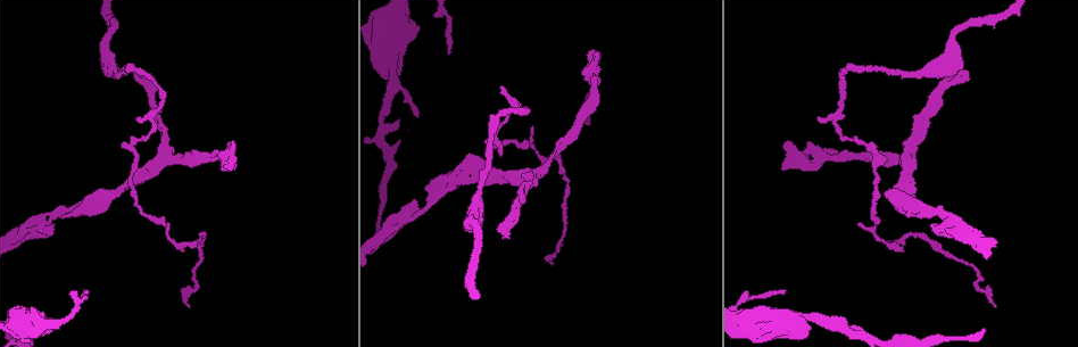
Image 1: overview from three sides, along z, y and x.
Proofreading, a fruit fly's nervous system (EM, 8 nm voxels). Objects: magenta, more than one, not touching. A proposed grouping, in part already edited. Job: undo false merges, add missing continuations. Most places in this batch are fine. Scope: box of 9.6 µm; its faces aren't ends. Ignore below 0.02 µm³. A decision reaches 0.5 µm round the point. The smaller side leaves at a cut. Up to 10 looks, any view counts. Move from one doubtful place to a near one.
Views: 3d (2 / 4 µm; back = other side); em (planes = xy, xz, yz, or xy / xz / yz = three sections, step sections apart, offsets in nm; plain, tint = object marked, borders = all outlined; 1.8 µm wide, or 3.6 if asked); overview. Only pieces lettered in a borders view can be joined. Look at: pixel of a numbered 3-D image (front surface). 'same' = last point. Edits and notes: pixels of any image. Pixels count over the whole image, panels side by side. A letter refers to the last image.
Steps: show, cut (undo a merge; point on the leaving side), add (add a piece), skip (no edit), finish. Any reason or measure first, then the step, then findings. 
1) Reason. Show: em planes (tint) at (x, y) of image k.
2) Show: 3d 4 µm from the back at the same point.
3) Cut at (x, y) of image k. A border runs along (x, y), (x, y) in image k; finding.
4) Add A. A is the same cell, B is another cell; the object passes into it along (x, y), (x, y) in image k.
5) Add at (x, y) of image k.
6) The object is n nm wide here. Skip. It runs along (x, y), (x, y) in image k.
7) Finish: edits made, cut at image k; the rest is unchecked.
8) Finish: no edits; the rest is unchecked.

Branch stops here. Show: em yz step 16 (borders) at (593, 51) of image 1.

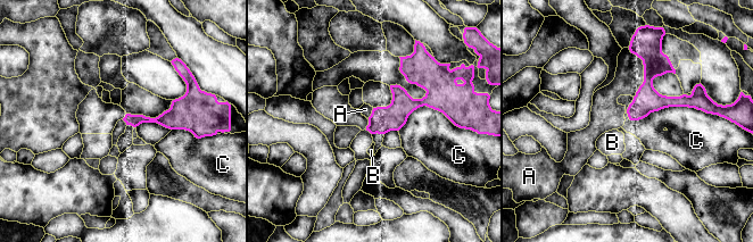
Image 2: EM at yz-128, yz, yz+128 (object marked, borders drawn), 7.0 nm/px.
Add A. A is the same cell, B and C are other cells; it goes on there.

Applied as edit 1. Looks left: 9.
Show: em yz step 16 (borders) at (84, 292) of image 1.

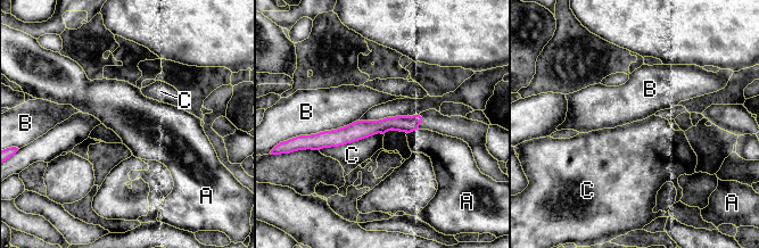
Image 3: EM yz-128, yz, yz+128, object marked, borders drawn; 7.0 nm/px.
Show: em xz step 8 (borders) at the same point.

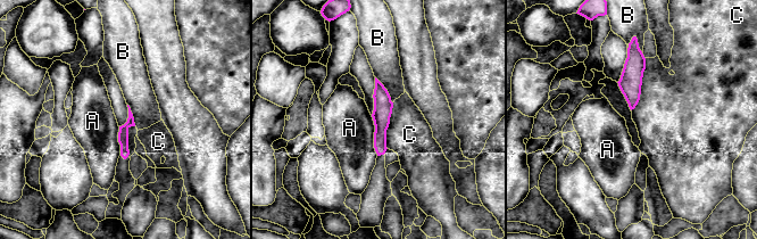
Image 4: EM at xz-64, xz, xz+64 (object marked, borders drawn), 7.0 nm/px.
The object is 80 nm wide here. Skip. A, B and C are other cells; it runs along (377, 84), (381, 93), (381, 151) in image 4; no lettered piece goes on from it.

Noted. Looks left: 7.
Thick turns thin. Show: em xz step 8 (borders) at (86, 211) of image 1.

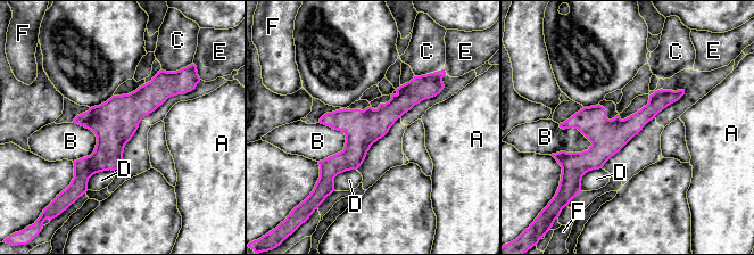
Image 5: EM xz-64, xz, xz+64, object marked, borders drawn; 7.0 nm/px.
Skip. A, B, C, D, E and F are other cells; it runs along (431, 92), (409, 93), (322, 172) in image 5; continuous, no second cell.

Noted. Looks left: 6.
Finish: edits made, add at image 2; the rest is unchecked.

